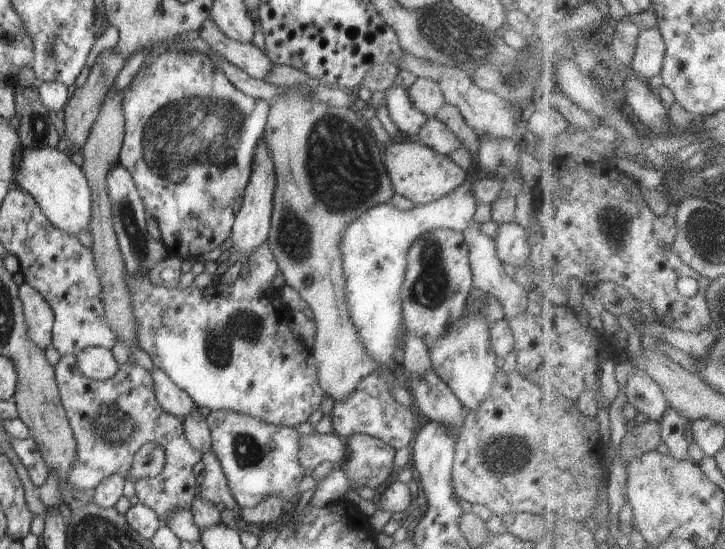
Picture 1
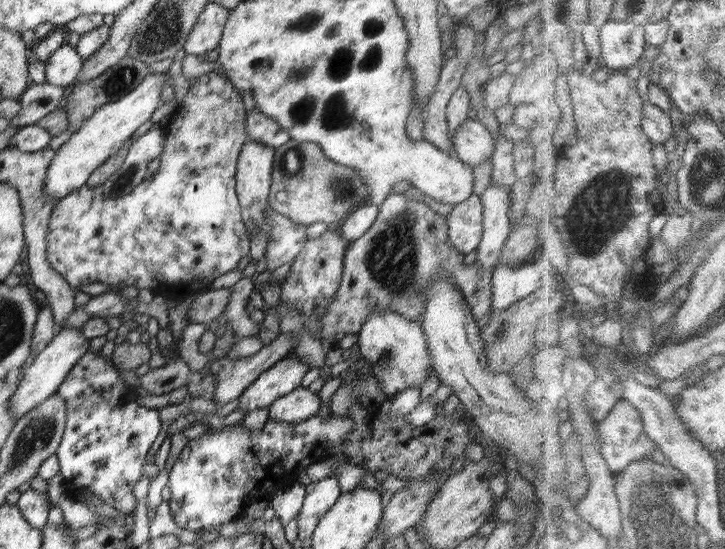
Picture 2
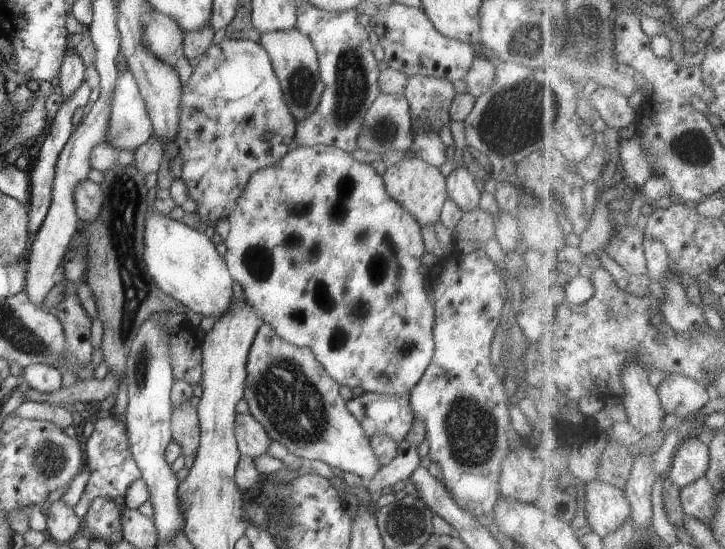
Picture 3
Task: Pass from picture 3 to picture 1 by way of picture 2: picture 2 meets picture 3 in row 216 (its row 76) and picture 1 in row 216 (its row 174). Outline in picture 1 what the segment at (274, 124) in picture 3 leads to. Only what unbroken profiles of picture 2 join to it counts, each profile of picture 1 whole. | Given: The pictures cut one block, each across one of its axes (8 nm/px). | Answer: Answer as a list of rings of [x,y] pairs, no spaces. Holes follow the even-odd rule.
[[[168,50],[159,57],[143,63],[140,71],[134,76],[129,85],[123,89],[121,107],[125,116],[125,133],[119,154],[118,164],[122,165],[132,176],[138,189],[148,216],[153,216],[161,232],[161,241],[166,247],[168,256],[176,255],[185,259],[198,259],[205,252],[218,248],[226,238],[231,236],[231,228],[235,221],[235,214],[240,210],[243,192],[252,174],[252,159],[256,145],[264,138],[267,118],[270,112],[268,104],[248,95],[242,94],[219,69],[219,66],[208,54],[195,51],[178,52]]]

